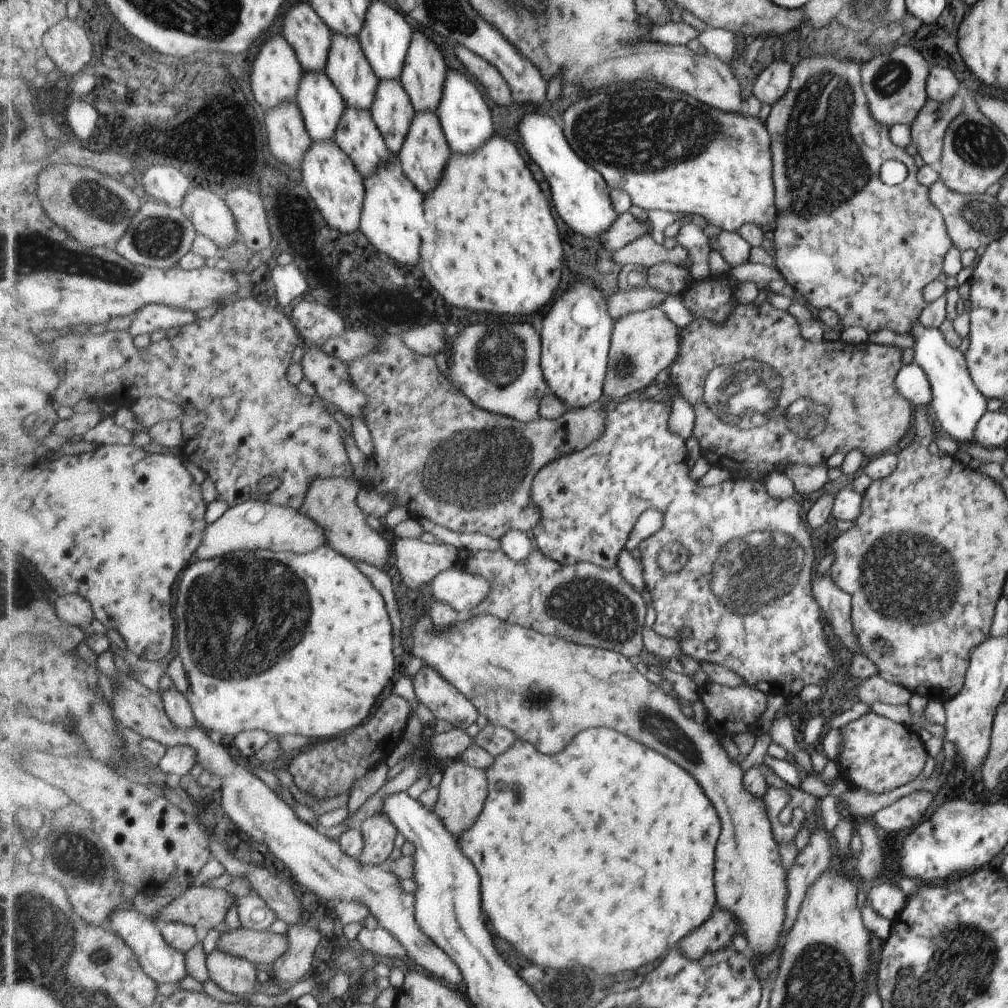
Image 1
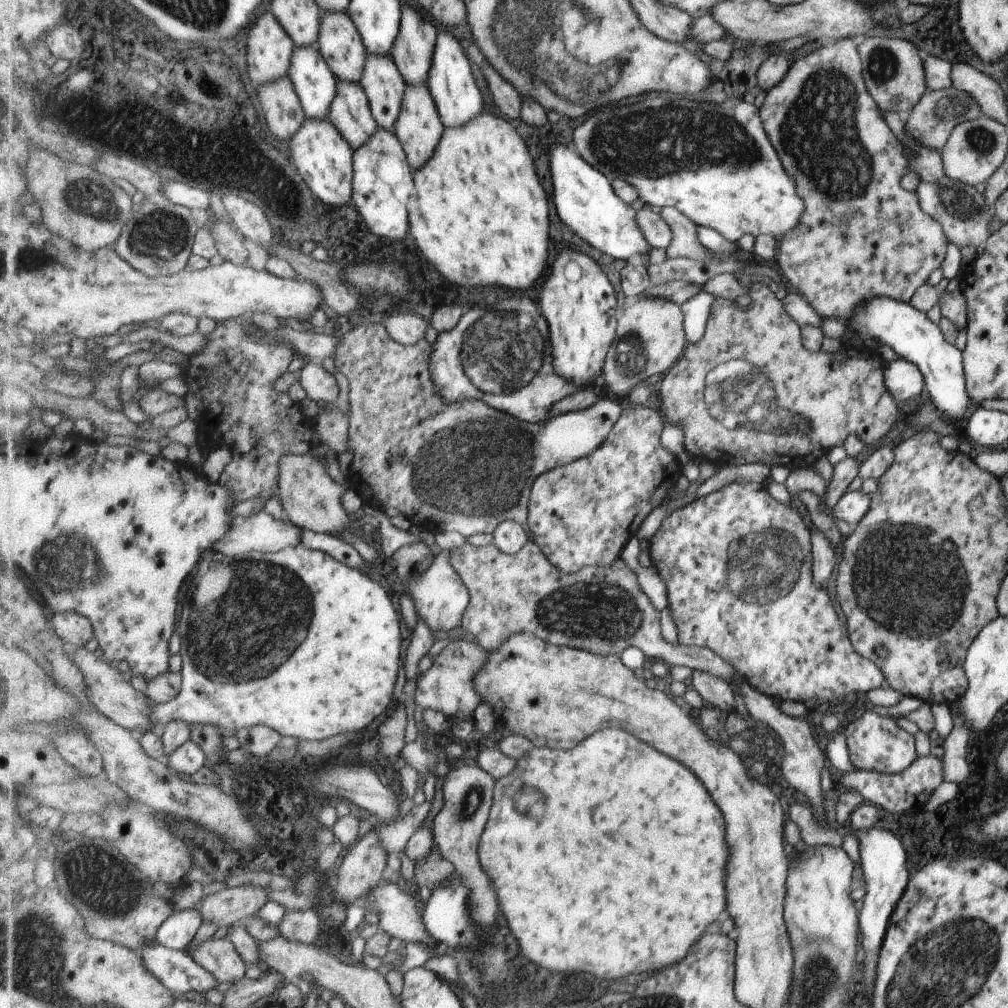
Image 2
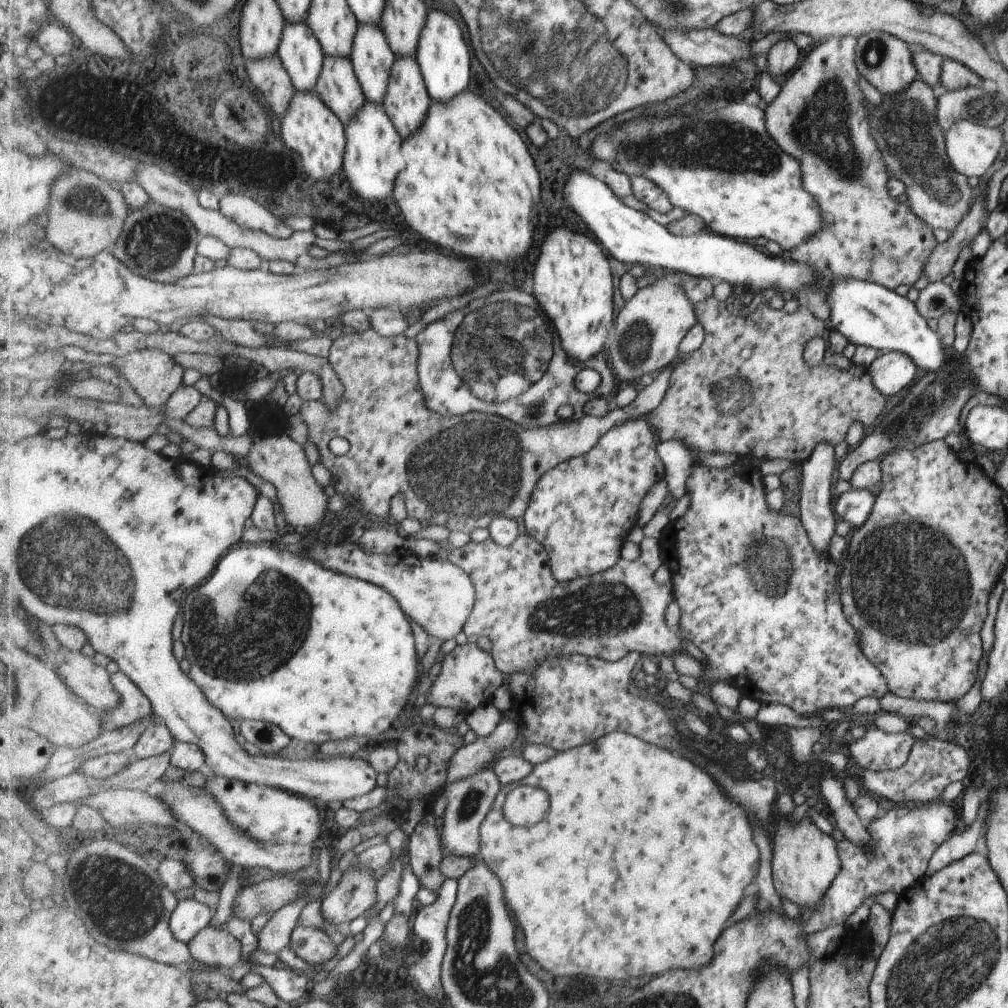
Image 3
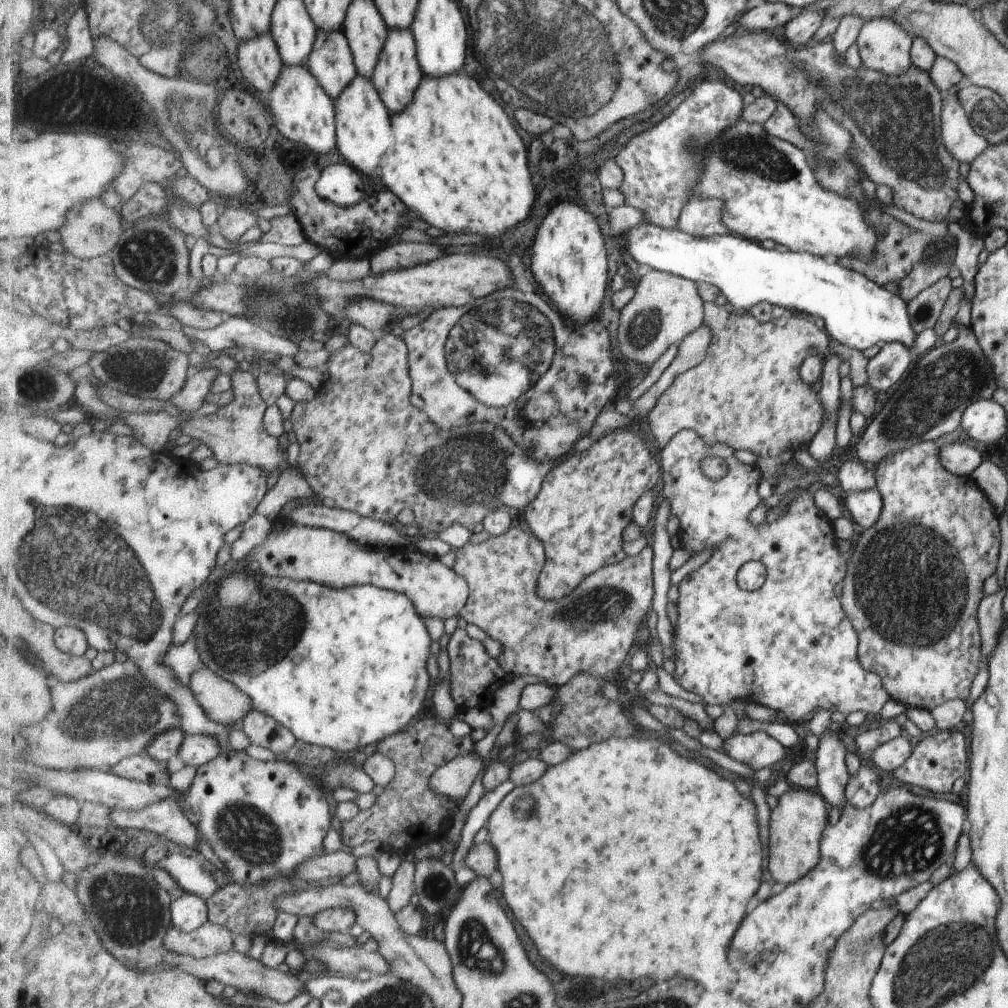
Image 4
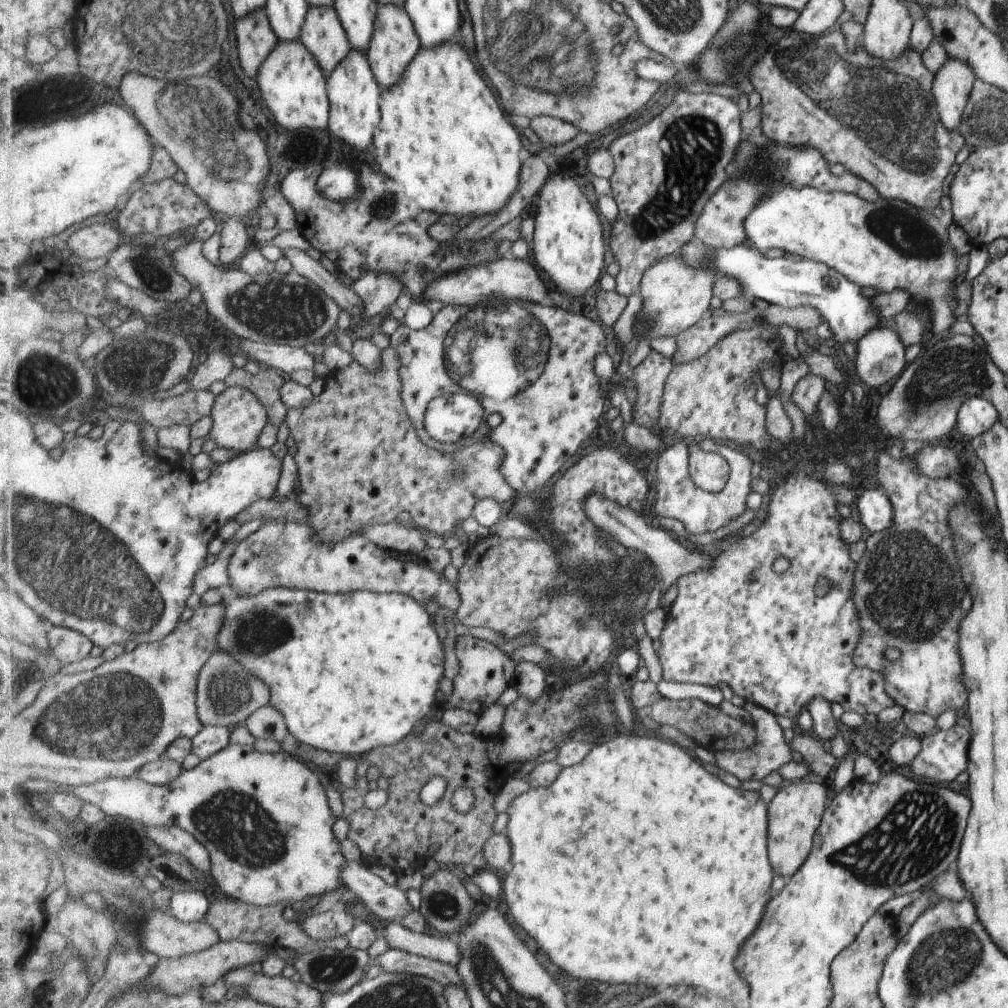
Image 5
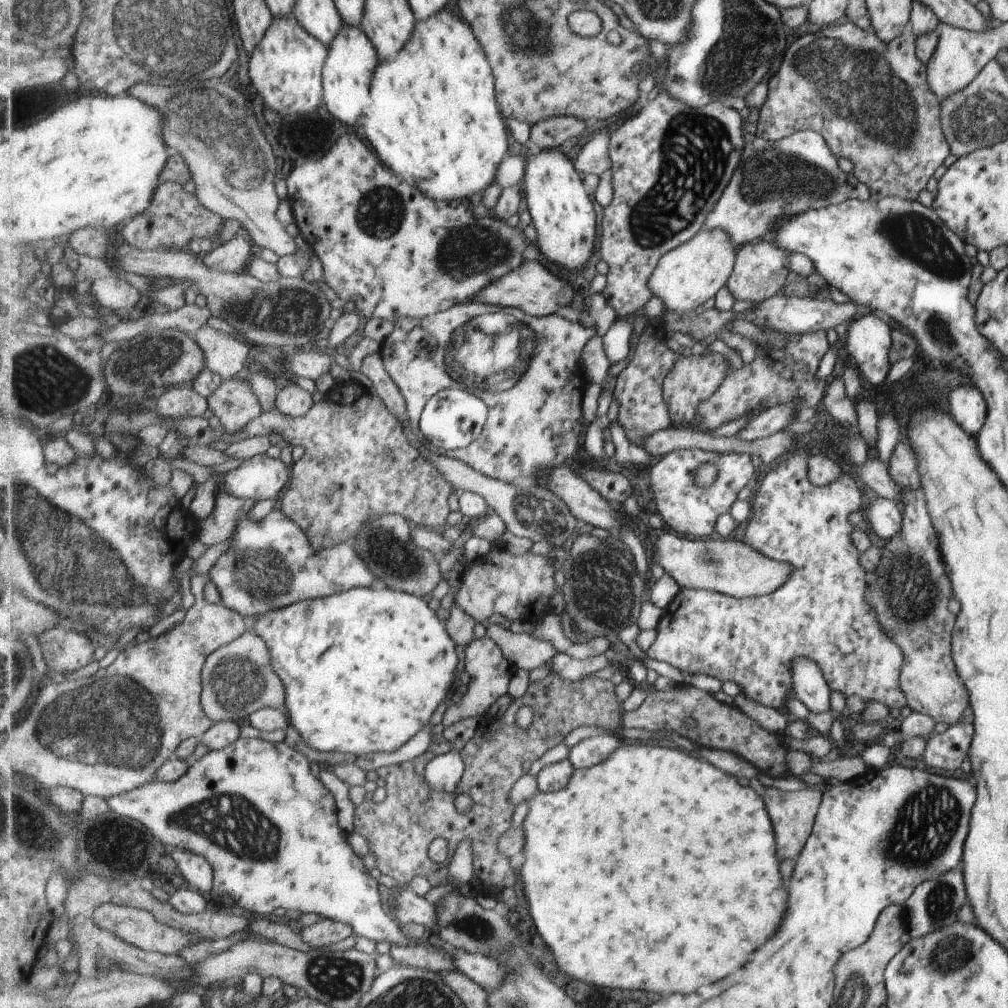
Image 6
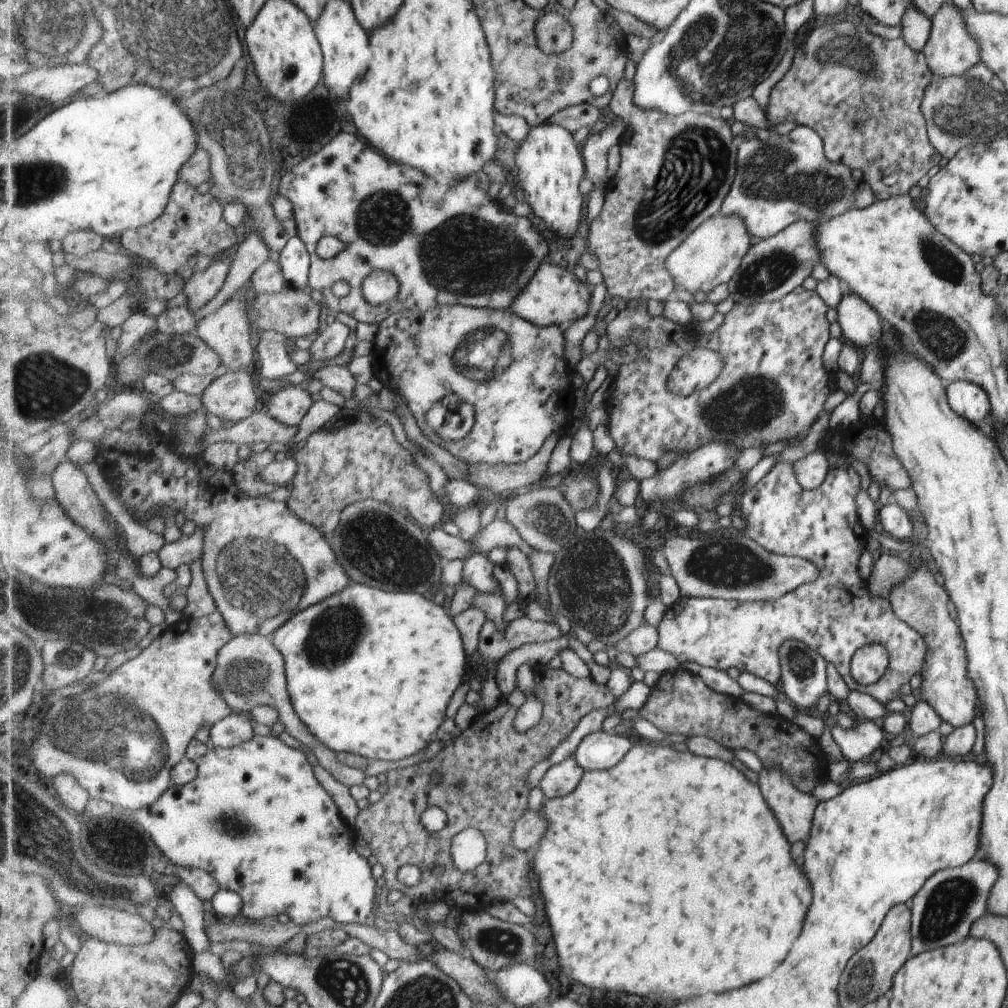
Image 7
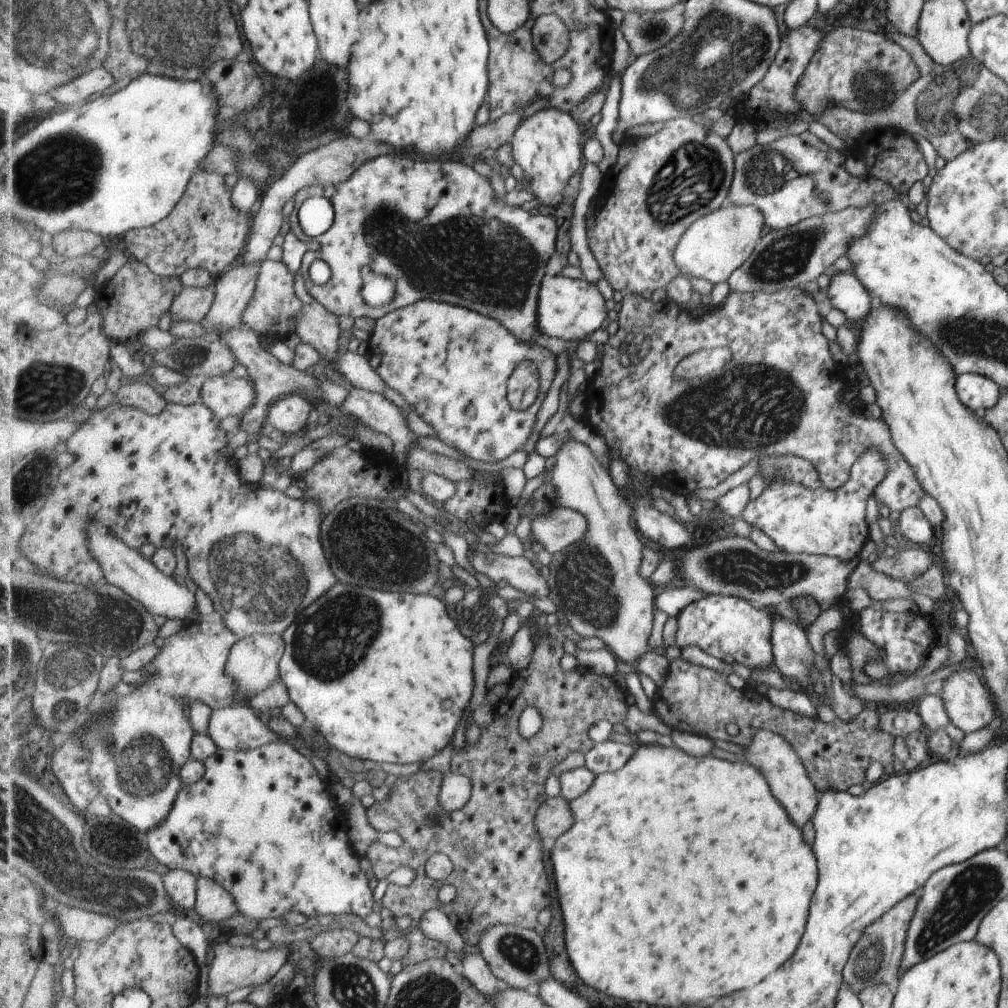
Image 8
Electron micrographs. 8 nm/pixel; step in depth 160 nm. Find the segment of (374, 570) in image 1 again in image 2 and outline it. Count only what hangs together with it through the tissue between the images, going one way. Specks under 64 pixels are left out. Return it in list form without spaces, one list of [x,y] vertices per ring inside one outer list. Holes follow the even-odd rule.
[[[301,529],[301,543],[307,550],[325,552],[349,568],[358,568],[364,563],[356,550],[351,547],[351,544],[326,533]]]

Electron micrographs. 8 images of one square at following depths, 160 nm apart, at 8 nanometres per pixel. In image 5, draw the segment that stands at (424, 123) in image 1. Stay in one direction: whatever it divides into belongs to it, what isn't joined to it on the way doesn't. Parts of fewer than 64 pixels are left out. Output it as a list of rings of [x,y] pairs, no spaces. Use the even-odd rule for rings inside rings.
[[[380,4],[377,14],[376,33],[365,53],[368,55],[369,65],[372,67],[373,75],[381,89],[389,90],[404,81],[405,74],[412,68],[417,54],[421,50],[420,36],[417,35],[416,27],[409,17],[408,11],[401,6],[385,6]]]

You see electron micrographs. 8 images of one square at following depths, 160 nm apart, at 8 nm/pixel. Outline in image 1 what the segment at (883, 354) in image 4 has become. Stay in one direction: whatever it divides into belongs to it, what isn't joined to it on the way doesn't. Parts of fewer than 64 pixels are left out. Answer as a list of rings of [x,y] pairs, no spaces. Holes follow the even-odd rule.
[[[917,364],[902,365],[897,372],[895,384],[900,395],[903,395],[908,402],[913,402],[913,405],[924,407],[930,404],[931,386],[925,372]]]

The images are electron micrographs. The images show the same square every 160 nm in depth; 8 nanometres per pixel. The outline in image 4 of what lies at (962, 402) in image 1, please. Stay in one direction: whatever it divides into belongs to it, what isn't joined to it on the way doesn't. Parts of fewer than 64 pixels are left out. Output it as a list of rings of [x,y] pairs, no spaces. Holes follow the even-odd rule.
[[[648,220],[634,227],[625,238],[626,247],[632,257],[643,266],[650,266],[658,271],[679,275],[697,284],[707,283],[716,286],[725,296],[727,305],[736,311],[744,312],[760,303],[782,306],[795,314],[809,315],[812,319],[819,316],[823,320],[823,331],[832,343],[855,349],[865,350],[873,344],[900,342],[908,349],[913,344],[913,331],[908,319],[906,304],[897,294],[889,293],[874,283],[866,275],[849,270],[837,264],[837,261],[818,257],[809,253],[793,253],[783,250],[763,249],[760,243],[744,239],[739,235],[711,235],[701,237],[679,230],[661,227]]]

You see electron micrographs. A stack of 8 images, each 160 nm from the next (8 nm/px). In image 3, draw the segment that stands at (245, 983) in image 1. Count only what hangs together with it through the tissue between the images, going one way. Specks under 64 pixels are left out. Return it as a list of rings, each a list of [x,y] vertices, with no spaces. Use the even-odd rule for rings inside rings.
[[[210,926],[189,944],[193,958],[201,964],[232,972],[244,960],[242,944],[230,931]]]

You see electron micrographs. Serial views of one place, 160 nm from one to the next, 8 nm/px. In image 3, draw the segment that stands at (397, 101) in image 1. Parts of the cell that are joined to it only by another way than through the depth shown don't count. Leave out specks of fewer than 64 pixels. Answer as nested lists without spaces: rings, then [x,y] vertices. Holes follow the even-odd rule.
[[[360,24],[351,61],[369,102],[384,106],[396,60],[384,30],[375,24]]]

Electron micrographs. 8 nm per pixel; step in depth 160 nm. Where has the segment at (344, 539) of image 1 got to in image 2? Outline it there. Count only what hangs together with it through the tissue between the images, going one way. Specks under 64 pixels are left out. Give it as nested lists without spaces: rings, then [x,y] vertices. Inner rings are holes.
[[[296,453],[285,455],[281,458],[281,470],[279,472],[279,488],[281,488],[280,499],[284,508],[284,515],[293,524],[301,529],[317,533],[339,533],[349,530],[349,513],[341,504],[341,496],[345,494],[346,488],[337,484],[325,466],[311,454],[297,455]]]

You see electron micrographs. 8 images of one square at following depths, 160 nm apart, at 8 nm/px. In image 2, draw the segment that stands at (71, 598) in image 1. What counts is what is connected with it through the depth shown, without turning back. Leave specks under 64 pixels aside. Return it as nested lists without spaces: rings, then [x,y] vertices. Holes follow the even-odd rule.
[[[79,612],[55,613],[51,617],[54,632],[70,648],[84,647],[93,639],[93,626],[85,614]]]

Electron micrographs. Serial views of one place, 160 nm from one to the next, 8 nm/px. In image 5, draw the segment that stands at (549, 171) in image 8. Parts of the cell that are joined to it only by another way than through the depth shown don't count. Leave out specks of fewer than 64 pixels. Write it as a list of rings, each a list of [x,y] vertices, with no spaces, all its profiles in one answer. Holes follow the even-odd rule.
[[[557,169],[545,182],[538,194],[536,226],[534,230],[533,252],[537,266],[549,276],[557,290],[572,298],[583,297],[595,286],[605,268],[605,230],[601,218],[589,196],[563,170]]]

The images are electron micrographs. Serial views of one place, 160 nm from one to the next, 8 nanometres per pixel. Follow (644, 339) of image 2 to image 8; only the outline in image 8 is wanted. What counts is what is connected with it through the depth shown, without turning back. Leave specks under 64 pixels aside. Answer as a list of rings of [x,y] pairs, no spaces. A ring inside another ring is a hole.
[[[730,206],[717,208],[705,218],[693,222],[693,230],[685,234],[685,242],[676,247],[675,266],[682,275],[691,281],[699,278],[717,283],[727,282],[728,278],[752,255],[764,233],[764,216],[755,206]]]

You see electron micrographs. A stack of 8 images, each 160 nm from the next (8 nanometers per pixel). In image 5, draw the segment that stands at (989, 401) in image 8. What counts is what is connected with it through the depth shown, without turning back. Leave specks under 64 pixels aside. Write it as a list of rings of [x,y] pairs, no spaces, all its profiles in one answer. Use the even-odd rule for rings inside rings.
[[[973,397],[959,405],[955,427],[965,441],[987,432],[997,419],[997,412],[991,406],[991,402]]]

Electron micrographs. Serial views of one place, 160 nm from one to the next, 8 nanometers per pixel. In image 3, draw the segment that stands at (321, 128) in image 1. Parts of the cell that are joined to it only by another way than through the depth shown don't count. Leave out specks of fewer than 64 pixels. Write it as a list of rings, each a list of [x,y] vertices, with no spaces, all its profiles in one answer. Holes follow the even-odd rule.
[[[288,22],[278,56],[289,72],[297,92],[318,92],[317,86],[320,85],[328,56],[306,23]]]

